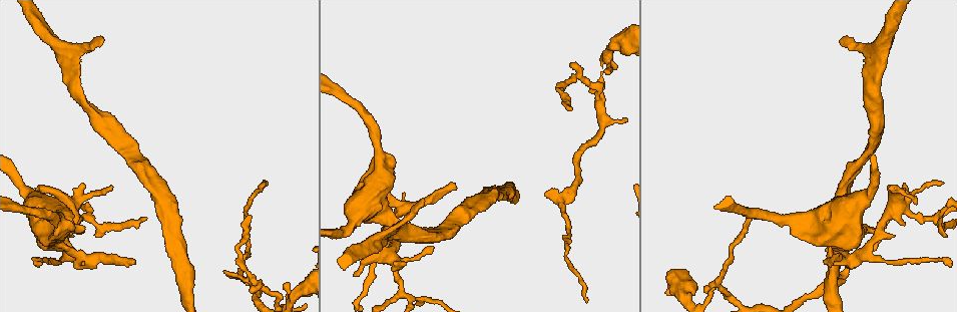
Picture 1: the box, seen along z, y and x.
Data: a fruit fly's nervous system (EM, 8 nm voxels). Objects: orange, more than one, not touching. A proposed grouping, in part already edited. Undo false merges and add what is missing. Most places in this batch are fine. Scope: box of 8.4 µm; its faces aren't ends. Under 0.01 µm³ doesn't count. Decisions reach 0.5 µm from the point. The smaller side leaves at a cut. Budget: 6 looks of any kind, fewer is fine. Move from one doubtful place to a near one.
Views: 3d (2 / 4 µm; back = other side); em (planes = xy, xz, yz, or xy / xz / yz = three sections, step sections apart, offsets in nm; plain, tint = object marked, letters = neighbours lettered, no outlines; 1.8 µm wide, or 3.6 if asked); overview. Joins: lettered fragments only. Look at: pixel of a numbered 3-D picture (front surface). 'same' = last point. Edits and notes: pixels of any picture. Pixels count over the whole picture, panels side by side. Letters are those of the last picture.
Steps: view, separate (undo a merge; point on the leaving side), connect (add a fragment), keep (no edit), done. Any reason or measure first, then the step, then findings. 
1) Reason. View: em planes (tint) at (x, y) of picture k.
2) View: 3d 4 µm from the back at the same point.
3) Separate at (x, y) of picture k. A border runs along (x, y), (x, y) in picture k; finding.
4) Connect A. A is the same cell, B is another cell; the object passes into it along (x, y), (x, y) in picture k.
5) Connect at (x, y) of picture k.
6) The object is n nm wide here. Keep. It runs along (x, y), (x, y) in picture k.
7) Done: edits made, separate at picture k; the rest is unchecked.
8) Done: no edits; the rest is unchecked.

An open end. View: 3d 2 µm at (609, 72) of picture 1.

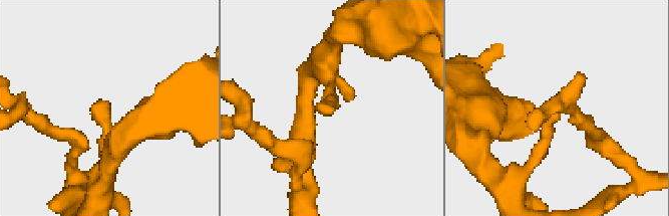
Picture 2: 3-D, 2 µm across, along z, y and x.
Now the EM. View: em yz step 16 (tint) at (100, 98) of picture 2.

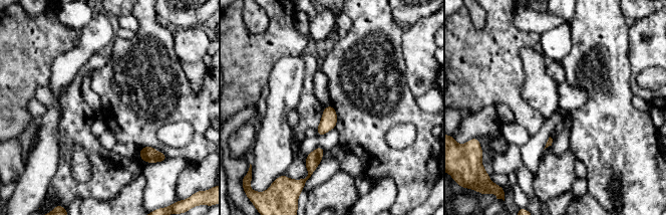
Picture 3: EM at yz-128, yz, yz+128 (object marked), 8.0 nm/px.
Another direction. View: em planes (letters) at the same point.

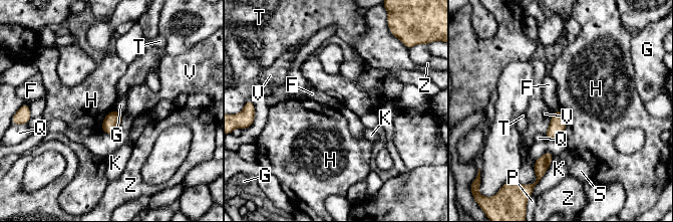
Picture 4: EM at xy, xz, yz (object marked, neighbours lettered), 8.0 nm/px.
The longest contact is with K, 190 nm. Keep. F, G, H, K, P, Q, S, T, V and Z are other cells; none of them fits.

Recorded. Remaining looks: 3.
Sharp bend. View: 3d 2 µm at (82, 259) of picture 1.

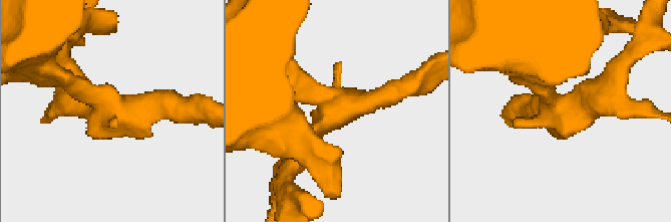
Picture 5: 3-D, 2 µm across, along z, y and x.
View: em 3.6 µm planes (letters) at (107, 108) of picture 5.

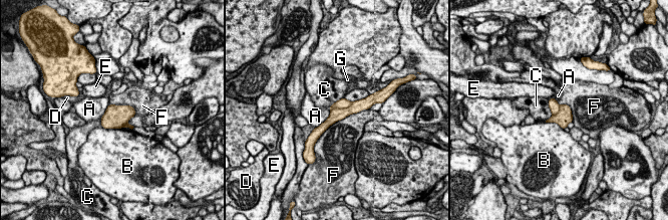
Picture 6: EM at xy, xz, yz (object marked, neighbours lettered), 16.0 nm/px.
The longest contact is with F, 950 nm. Separate at (336, 115) of picture 6. A, B, C, D, E, F and G are other cells; the part that leaves runs along (365, 105), (337, 114), (316, 131) in picture 6; a second neuron is stuck on.

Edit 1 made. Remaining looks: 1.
Free end. View: em planes (letters) at (840, 41) of picture 1.

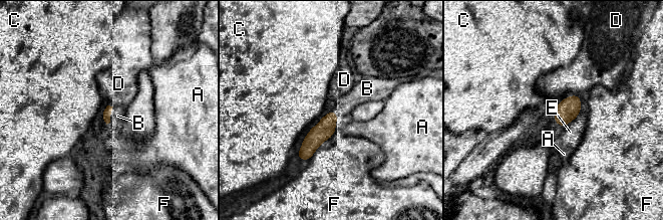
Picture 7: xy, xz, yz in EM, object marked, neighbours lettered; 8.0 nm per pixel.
The longest contact is with D, 150 nm. Connect B. B is the same cell, A, C, D, E and F are other cells; the neuron continues.

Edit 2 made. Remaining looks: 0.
Done: edits made, separate at picture 6, connect at picture 7; the rest is unchecked.

